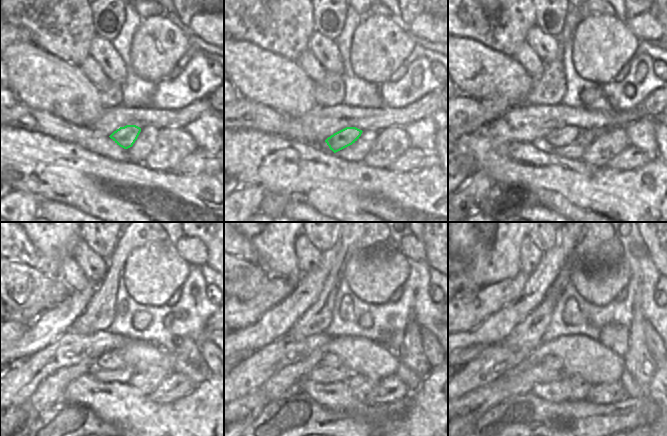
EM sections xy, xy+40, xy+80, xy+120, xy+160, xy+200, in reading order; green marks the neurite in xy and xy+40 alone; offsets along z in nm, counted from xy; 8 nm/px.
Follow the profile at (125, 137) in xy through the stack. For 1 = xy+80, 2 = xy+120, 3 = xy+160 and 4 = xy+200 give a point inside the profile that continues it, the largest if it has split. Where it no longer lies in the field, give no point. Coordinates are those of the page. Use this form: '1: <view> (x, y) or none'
1: xy+80 (560, 137)
2: xy+120 (112, 360)
3: xy+160 (329, 361)
4: xy+200 (552, 362)

